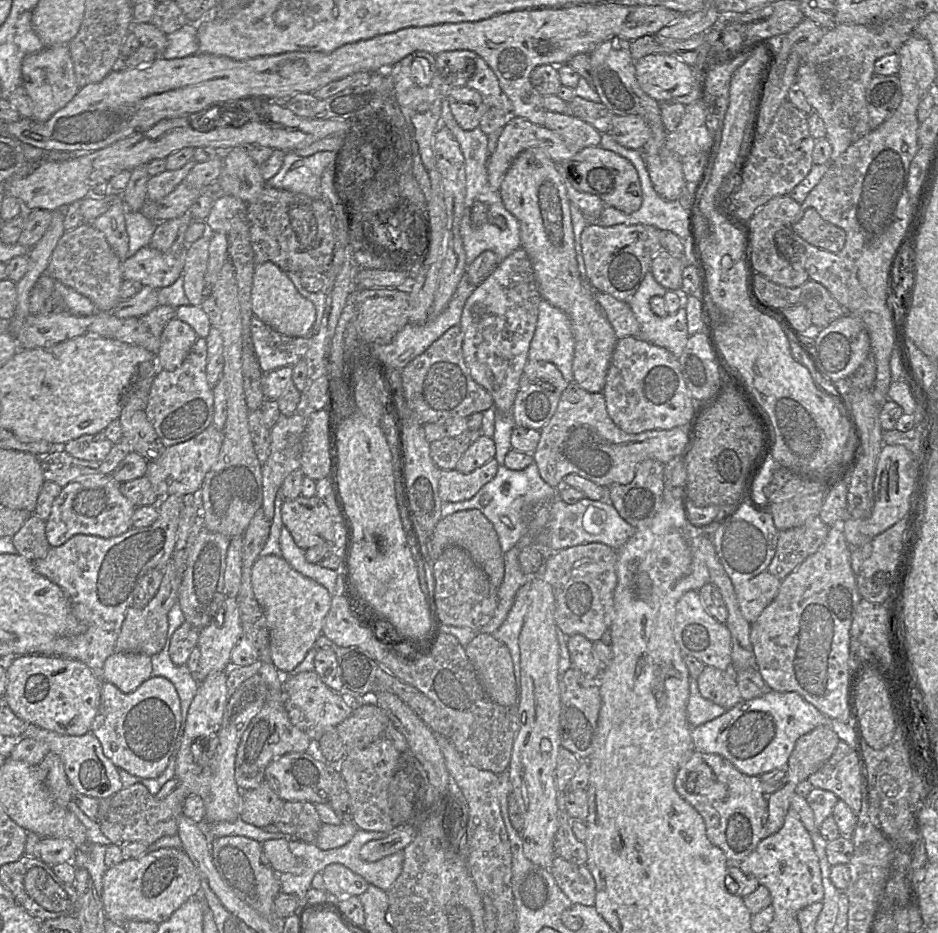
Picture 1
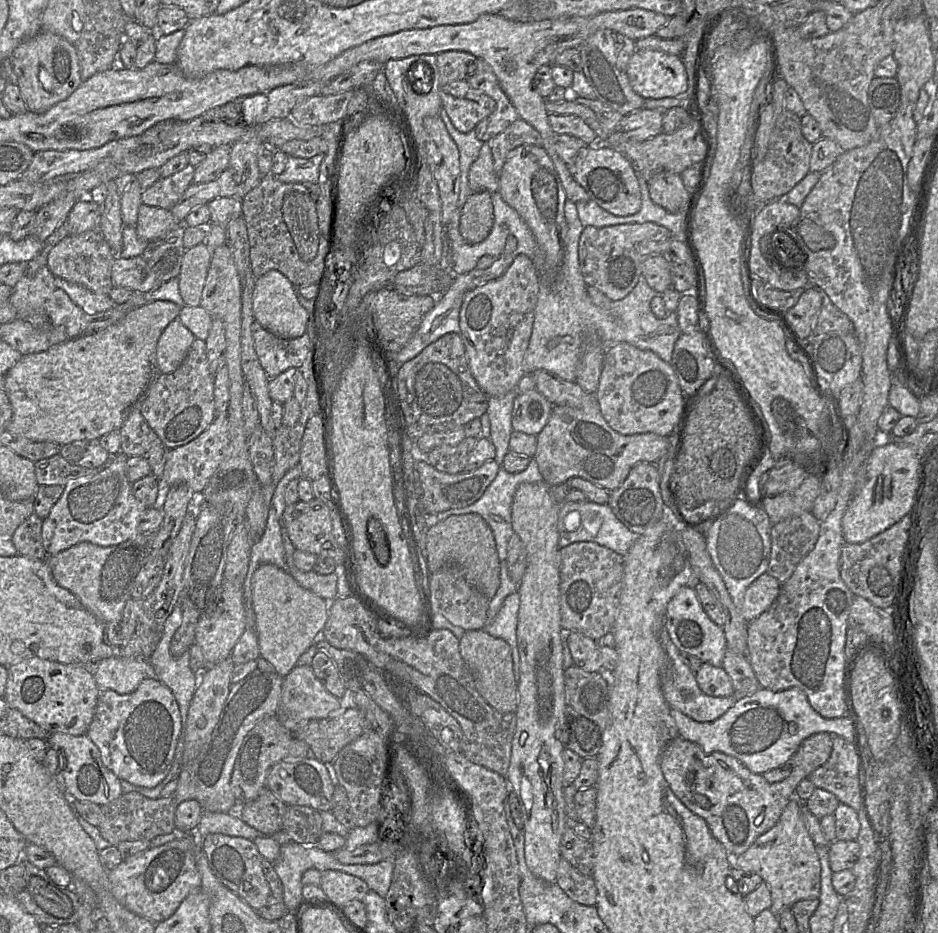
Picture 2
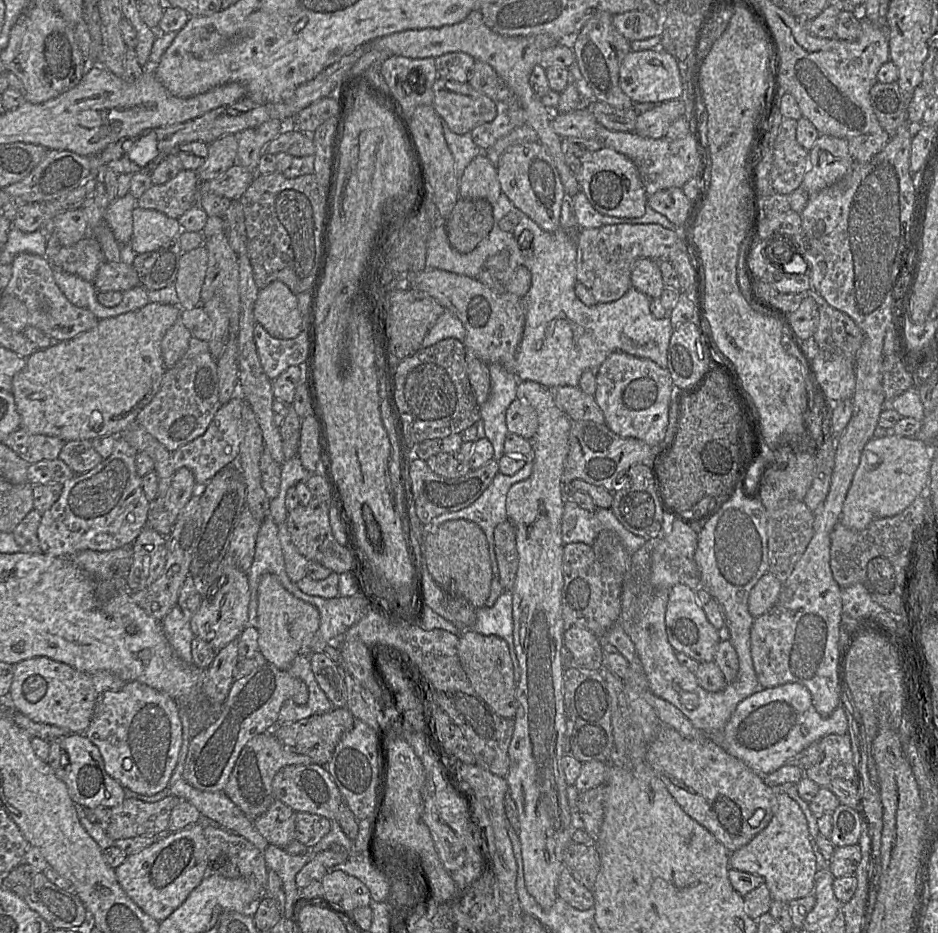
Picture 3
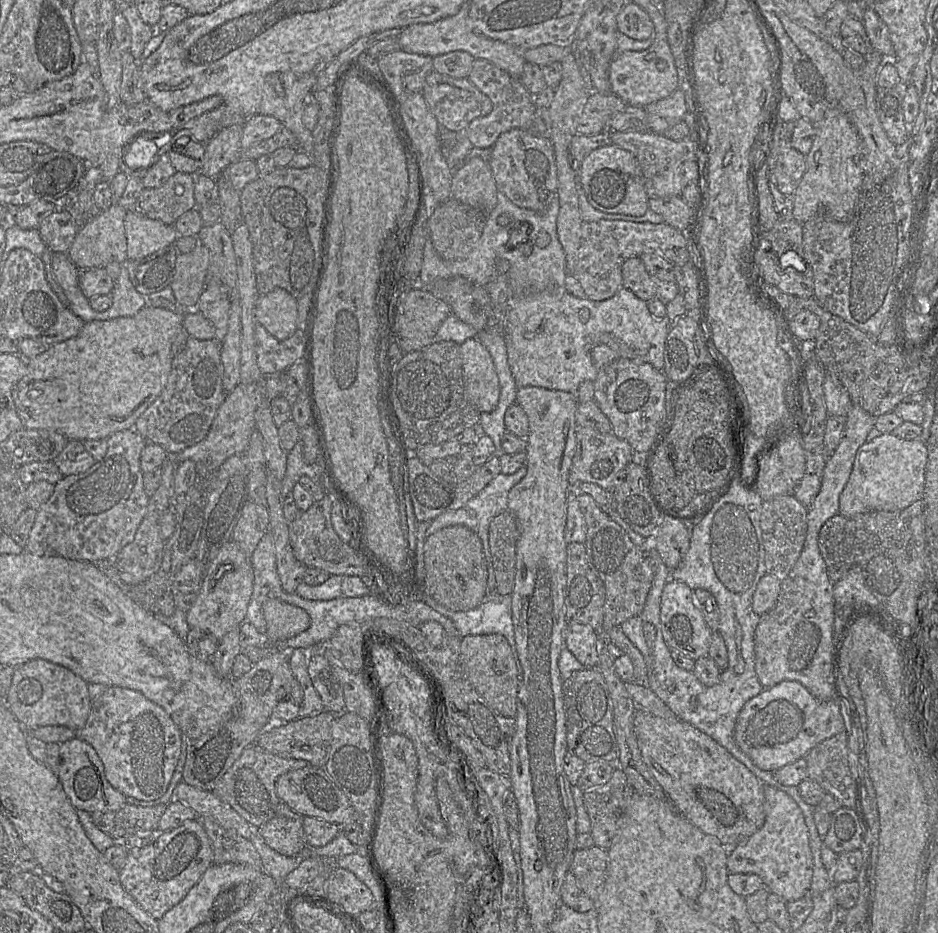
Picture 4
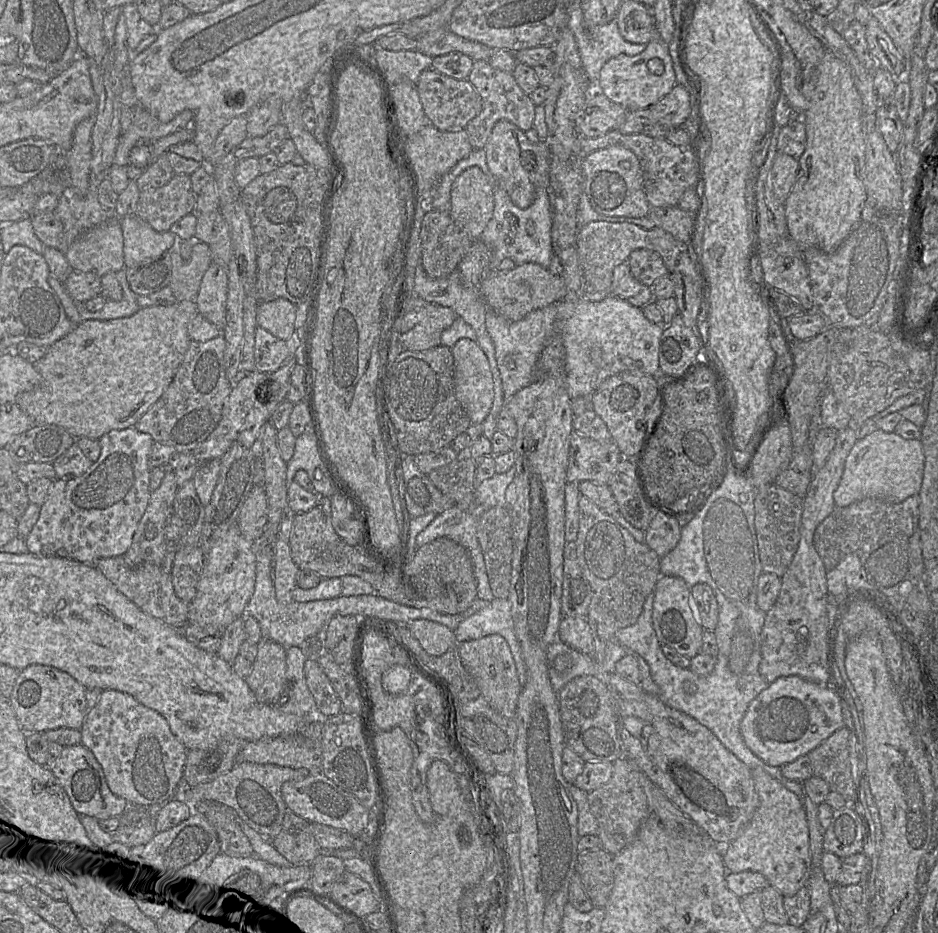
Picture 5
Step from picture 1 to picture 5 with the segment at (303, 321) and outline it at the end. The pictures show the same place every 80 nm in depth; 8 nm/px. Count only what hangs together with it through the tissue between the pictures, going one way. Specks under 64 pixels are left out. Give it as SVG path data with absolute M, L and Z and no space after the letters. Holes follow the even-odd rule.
M284 298L260 302L256 311L256 323L279 339L288 339L295 331L296 306Z

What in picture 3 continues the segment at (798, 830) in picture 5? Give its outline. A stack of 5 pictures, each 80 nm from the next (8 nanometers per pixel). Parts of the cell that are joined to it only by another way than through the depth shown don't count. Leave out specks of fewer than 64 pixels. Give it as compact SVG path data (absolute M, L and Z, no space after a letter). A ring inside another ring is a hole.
M777 791L776 808L769 824L749 843L729 856L730 867L760 875L771 897L789 904L790 901L813 894L817 873L808 822L798 803L784 791Z

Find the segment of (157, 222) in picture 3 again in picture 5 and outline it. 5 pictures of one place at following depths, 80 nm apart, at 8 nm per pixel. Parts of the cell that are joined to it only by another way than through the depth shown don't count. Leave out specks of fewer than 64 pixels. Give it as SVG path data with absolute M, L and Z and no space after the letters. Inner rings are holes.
M135 214L126 215L125 217L120 219L120 223L124 241L123 252L124 252L125 268L135 267L147 260L156 258L162 255L163 253L170 251L178 243L178 241L187 241L187 240L178 240L176 235L172 233L170 230L166 232L155 231L147 222L145 222Z

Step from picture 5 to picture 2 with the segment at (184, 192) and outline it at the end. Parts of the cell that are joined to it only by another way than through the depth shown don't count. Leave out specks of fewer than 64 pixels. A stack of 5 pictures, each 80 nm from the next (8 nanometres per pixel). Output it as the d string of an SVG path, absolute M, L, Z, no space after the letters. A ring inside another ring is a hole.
M188 164L183 170L166 178L159 178L143 191L141 203L147 206L171 210L193 183L195 167Z

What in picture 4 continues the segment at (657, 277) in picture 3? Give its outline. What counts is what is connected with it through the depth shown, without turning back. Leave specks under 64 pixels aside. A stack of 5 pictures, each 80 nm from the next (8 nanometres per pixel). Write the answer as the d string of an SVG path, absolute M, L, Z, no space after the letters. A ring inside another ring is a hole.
M639 257L630 258L623 263L622 287L647 303L657 298L658 282L648 274Z

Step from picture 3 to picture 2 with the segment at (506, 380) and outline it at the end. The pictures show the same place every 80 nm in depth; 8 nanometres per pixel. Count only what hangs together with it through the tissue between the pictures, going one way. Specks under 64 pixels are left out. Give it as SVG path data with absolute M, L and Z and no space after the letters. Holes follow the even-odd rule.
M517 389L502 397L489 397L486 414L490 420L490 441L496 449L495 461L501 467L505 455L510 452L509 440L512 428L511 417Z

